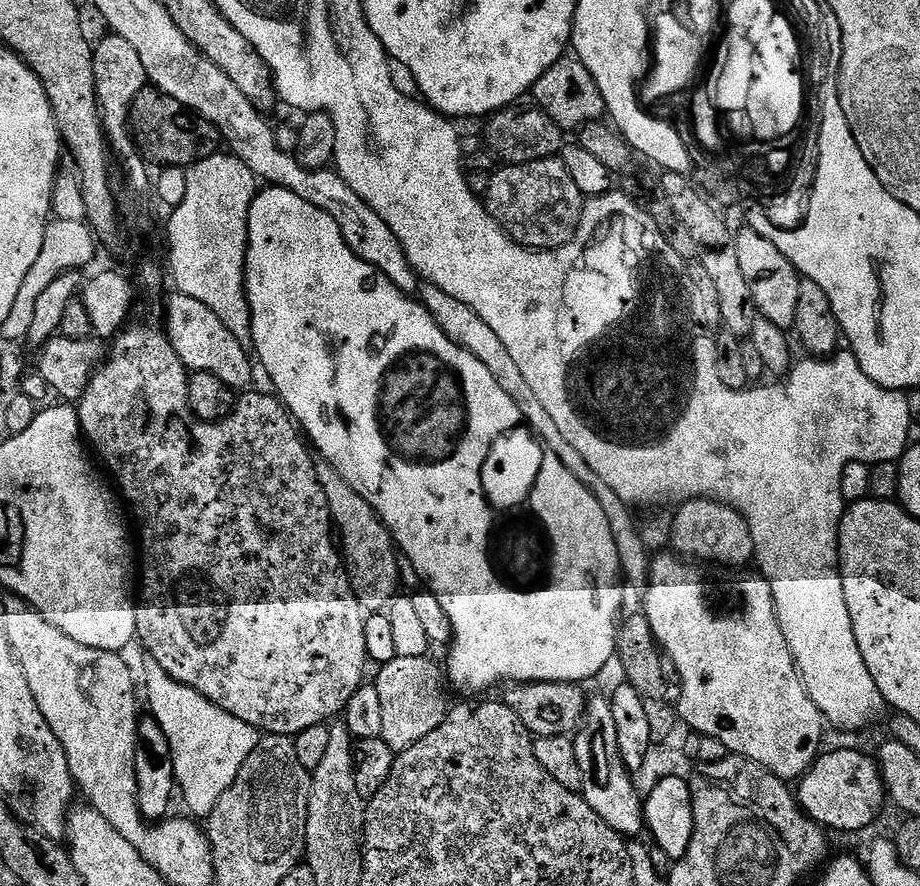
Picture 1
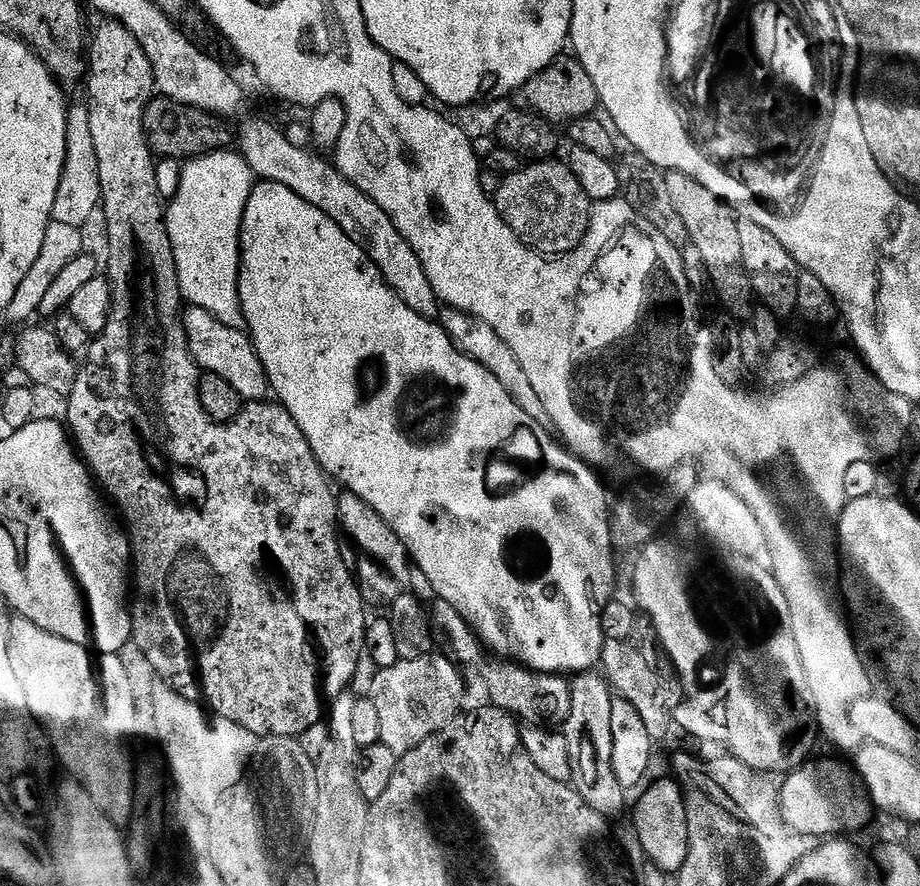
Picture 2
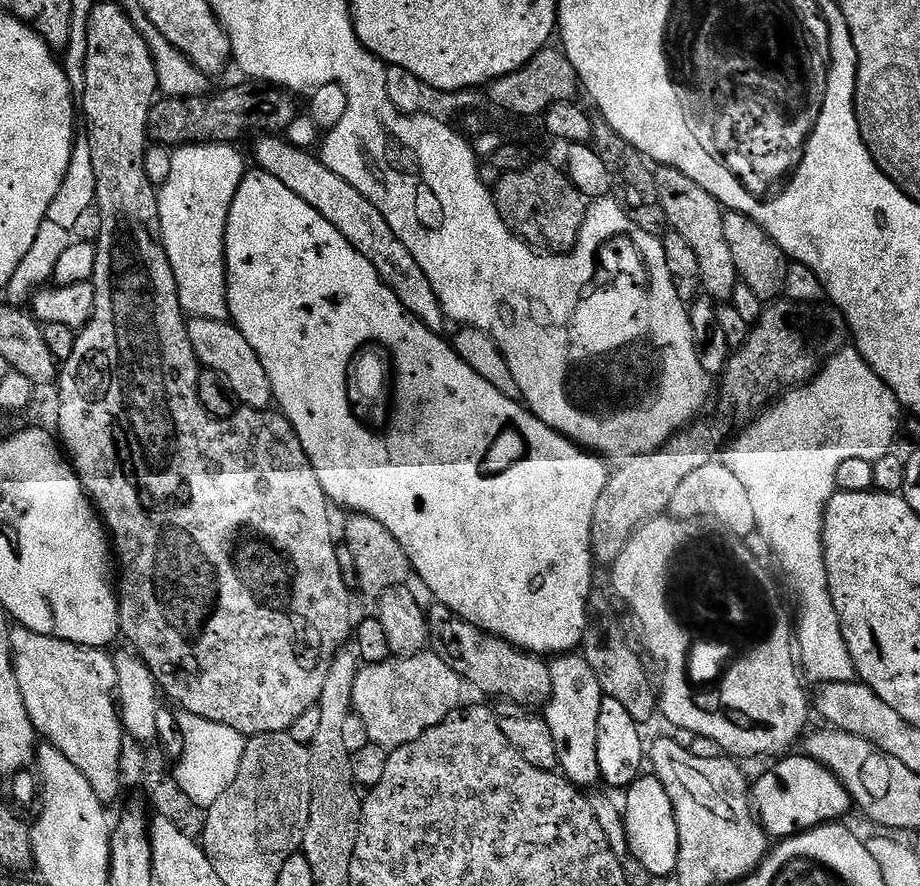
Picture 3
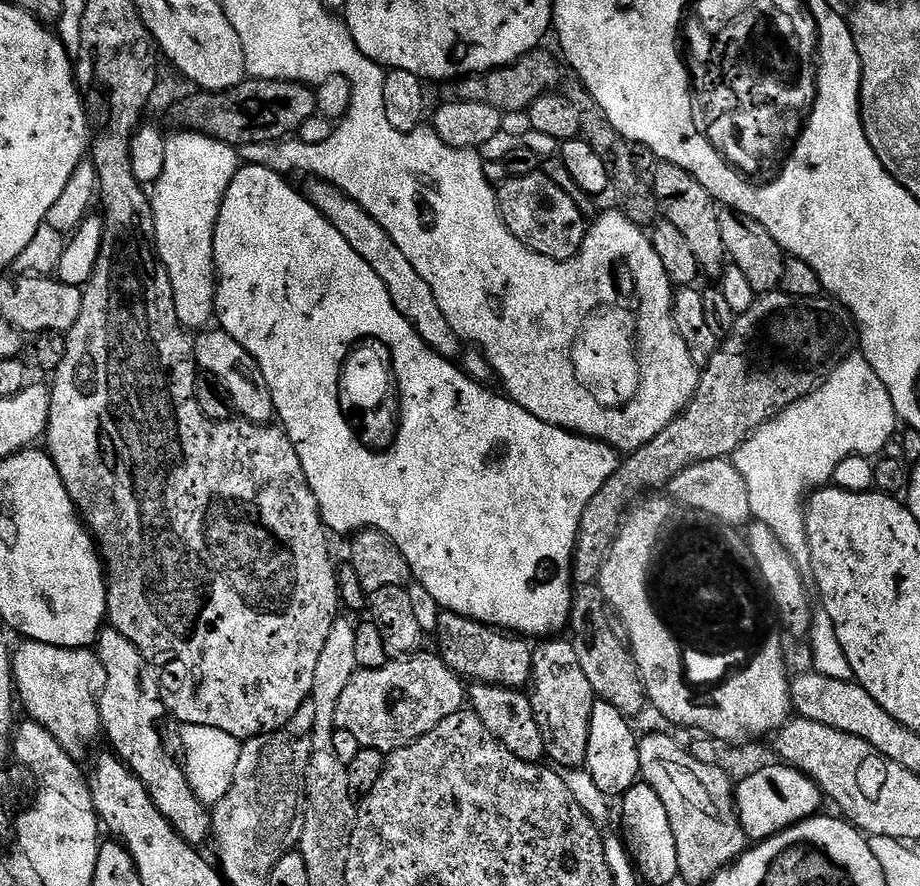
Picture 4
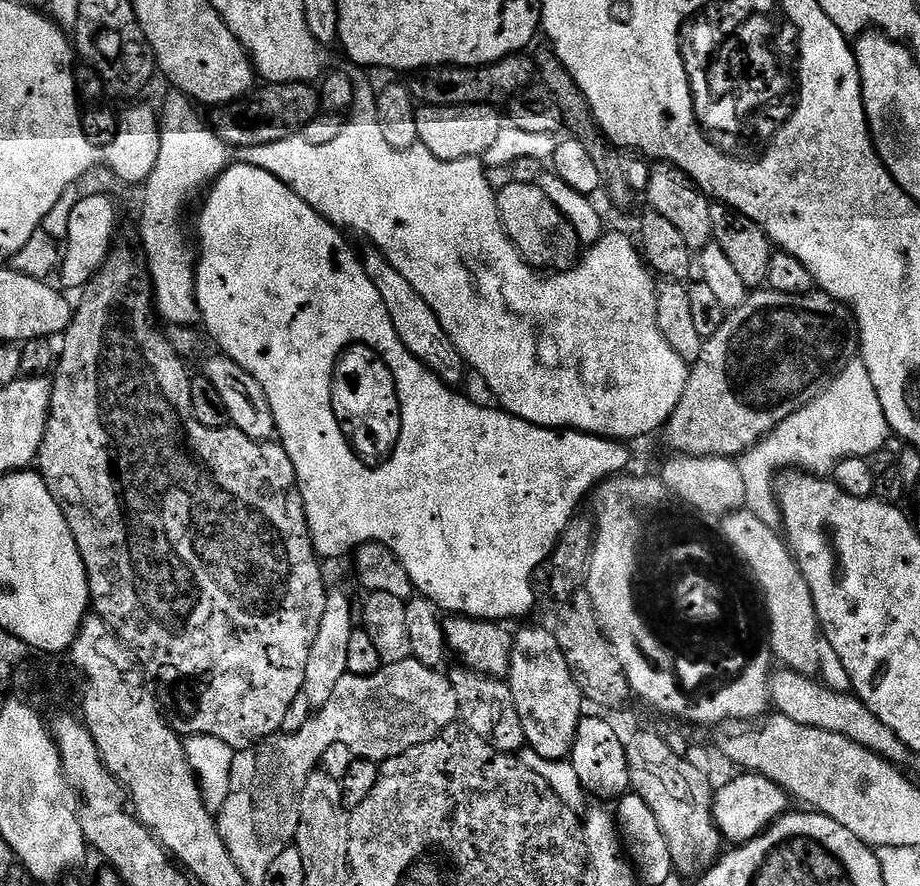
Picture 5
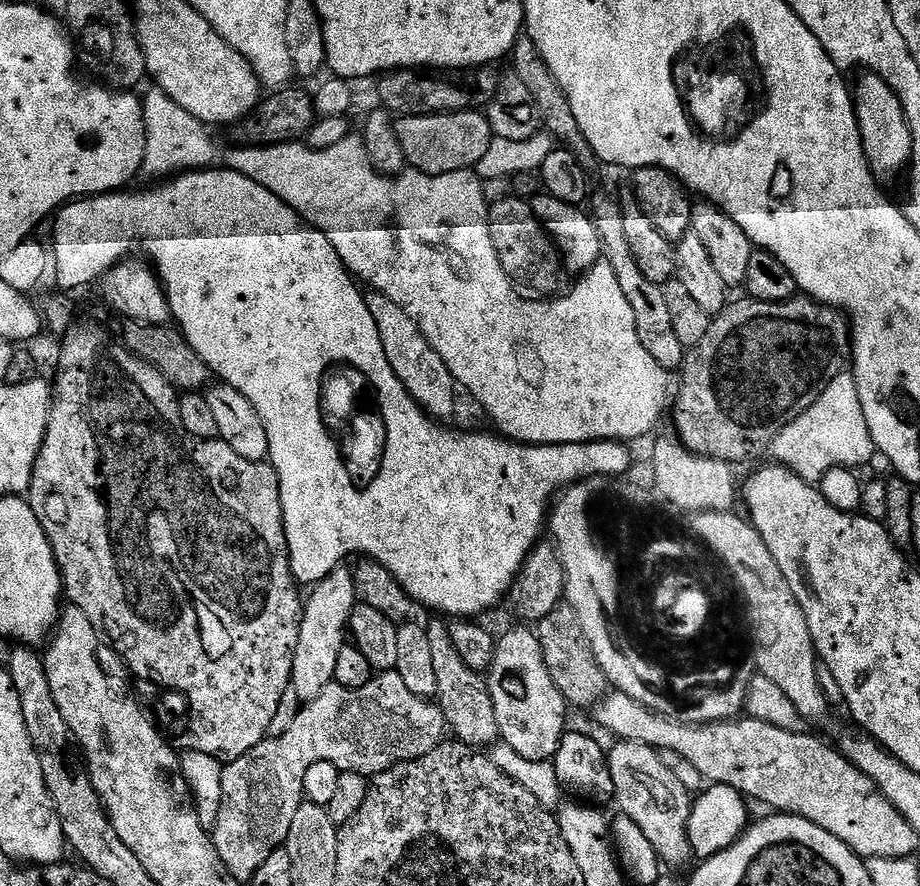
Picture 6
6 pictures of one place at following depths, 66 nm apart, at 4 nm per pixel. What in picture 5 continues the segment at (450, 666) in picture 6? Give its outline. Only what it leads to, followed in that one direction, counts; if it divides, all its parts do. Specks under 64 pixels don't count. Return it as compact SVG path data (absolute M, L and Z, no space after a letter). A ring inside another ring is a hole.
M456 666L456 669L450 672L450 679L454 686L454 694L458 694L463 723L470 730L474 730L478 738L486 738L490 746L509 754L519 753L519 748L525 747L526 721L516 709L512 692L503 679L489 678L463 666Z

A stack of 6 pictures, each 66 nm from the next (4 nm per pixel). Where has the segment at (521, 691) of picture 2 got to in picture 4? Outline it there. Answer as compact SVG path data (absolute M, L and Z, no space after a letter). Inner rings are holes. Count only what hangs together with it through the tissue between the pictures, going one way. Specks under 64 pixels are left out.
M441 611L439 626L435 631L438 638L438 655L445 665L457 676L469 681L482 684L492 684L496 688L514 688L524 690L529 687L532 678L532 653L533 645L527 639L516 634L509 634L491 625L478 623L467 616L458 615L456 612Z

